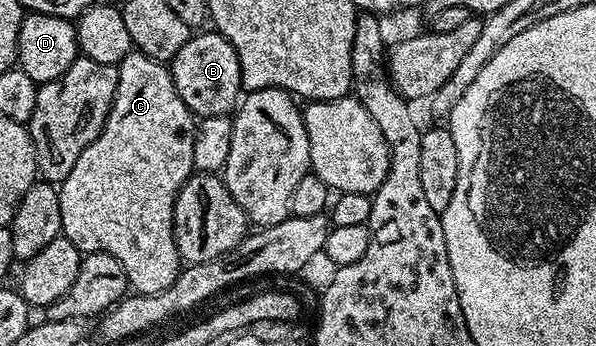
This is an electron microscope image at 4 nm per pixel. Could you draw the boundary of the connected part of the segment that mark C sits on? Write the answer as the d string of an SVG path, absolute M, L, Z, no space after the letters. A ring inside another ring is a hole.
M134 49L131 50L129 55L123 57L121 63L117 64L117 68L118 84L116 85L116 97L112 101L112 109L104 121L104 129L98 134L96 141L92 141L92 145L88 145L88 149L84 149L84 153L80 153L80 158L77 159L76 165L72 165L72 173L68 173L66 180L58 187L62 235L68 241L72 241L72 245L76 245L76 249L80 252L99 251L100 253L112 253L112 257L116 257L116 261L120 261L120 265L124 265L127 284L137 294L155 295L164 289L168 289L172 285L172 281L176 281L179 271L184 266L182 258L178 256L178 250L176 249L174 206L176 205L176 197L180 193L180 189L189 181L191 175L195 174L194 162L192 161L192 145L194 144L196 117L188 109L188 105L184 105L184 101L180 101L180 93L176 93L176 85L172 81L169 66L165 62L148 57L142 54L141 51Z

